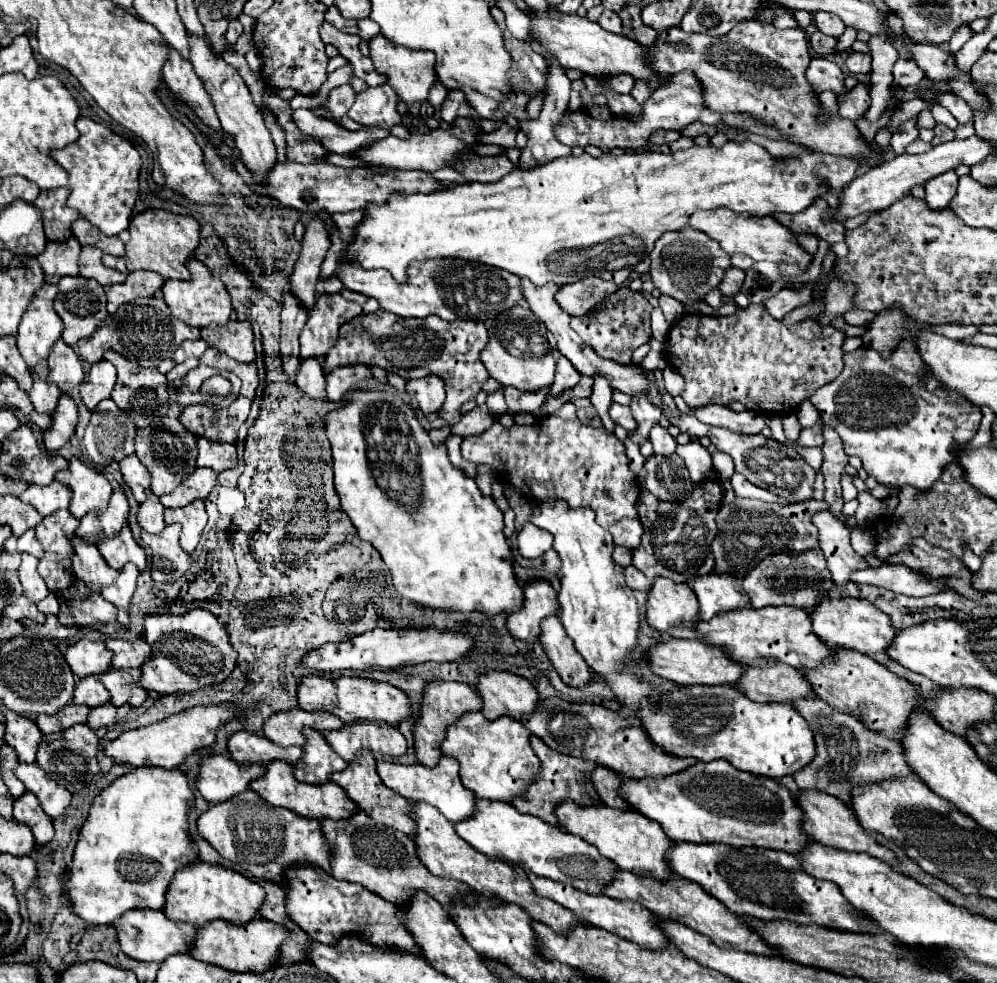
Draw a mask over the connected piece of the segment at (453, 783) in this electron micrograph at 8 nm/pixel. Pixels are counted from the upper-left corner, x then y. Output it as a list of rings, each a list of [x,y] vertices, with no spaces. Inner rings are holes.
[[[441,756],[437,766],[433,766],[433,768],[427,768],[423,764],[403,766],[403,764],[387,762],[387,760],[377,760],[377,774],[381,776],[381,780],[387,788],[395,790],[397,794],[401,794],[407,800],[423,800],[423,802],[439,808],[443,812],[443,816],[447,816],[447,820],[451,820],[453,824],[475,814],[475,794],[471,790],[463,788],[461,780],[459,780],[459,762],[455,762],[449,756]]]

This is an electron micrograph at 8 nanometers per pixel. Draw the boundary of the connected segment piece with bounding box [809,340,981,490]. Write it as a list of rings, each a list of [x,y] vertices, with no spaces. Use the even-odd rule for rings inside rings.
[[[903,340],[895,348],[895,352],[891,352],[889,358],[881,358],[879,352],[861,346],[855,352],[847,352],[843,356],[843,362],[845,362],[845,368],[841,376],[835,378],[831,384],[817,388],[809,398],[813,406],[821,412],[821,420],[823,420],[823,404],[835,404],[837,410],[833,410],[831,414],[833,418],[827,420],[827,424],[833,426],[835,432],[841,436],[845,452],[849,456],[861,458],[867,474],[873,476],[879,484],[887,484],[895,488],[913,486],[917,490],[931,488],[941,476],[943,468],[957,460],[955,454],[951,454],[951,450],[955,450],[957,446],[961,446],[963,450],[967,442],[977,434],[979,422],[981,422],[981,410],[973,406],[969,400],[965,400],[963,396],[959,396],[957,392],[951,394],[951,392],[945,392],[943,388],[929,392],[925,388],[921,376],[927,364],[923,364],[913,340]],[[839,404],[857,404],[857,410],[855,410],[857,414],[853,418],[855,422],[851,422],[851,416],[847,414],[843,416],[843,412],[839,414]]]

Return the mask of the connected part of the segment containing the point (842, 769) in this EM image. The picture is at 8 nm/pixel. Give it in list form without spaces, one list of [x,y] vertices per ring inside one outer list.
[[[819,698],[793,700],[793,708],[807,720],[817,750],[815,758],[793,774],[799,788],[815,788],[849,804],[849,788],[911,774],[911,768],[903,760],[903,748],[891,734],[869,730],[855,716],[837,712]]]

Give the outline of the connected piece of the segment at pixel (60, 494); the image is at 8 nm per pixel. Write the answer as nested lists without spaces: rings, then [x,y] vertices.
[[[53,480],[49,486],[29,484],[19,498],[27,504],[33,504],[41,516],[49,516],[59,508],[67,508],[71,502],[71,490],[65,484]]]

